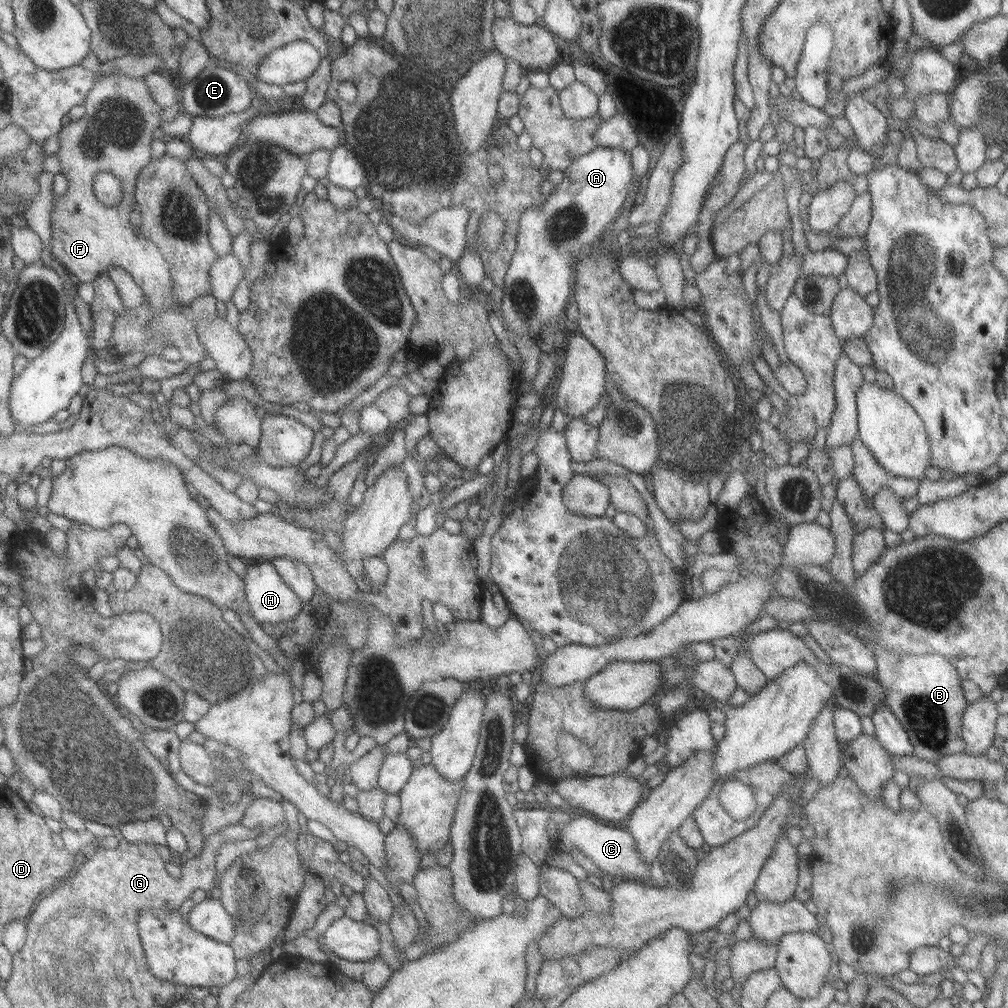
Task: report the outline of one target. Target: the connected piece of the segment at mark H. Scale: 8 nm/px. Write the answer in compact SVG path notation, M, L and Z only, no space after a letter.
M269 560L248 566L244 581L250 614L261 624L291 621L303 610L303 599Z

